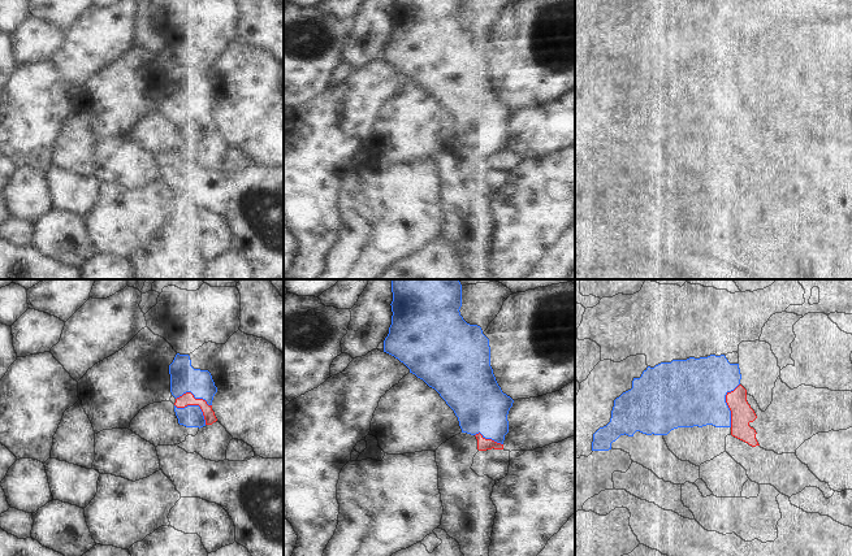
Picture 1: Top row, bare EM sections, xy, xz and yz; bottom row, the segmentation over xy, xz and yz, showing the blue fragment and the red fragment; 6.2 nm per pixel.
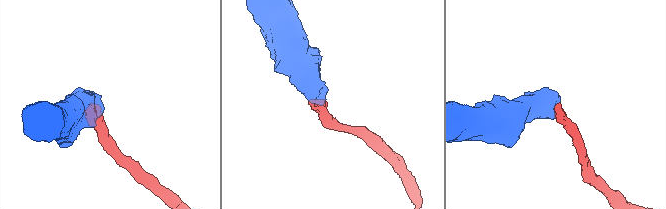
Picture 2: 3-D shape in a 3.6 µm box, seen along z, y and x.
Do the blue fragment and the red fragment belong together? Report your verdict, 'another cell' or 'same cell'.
same cell

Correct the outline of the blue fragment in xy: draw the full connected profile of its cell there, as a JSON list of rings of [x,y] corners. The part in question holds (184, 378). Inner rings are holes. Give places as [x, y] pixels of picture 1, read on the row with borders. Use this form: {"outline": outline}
{"outline": [[[177,353],[169,365],[170,392],[176,398],[178,423],[203,427],[217,421],[212,400],[217,387],[208,370],[194,369],[189,355]]]}

